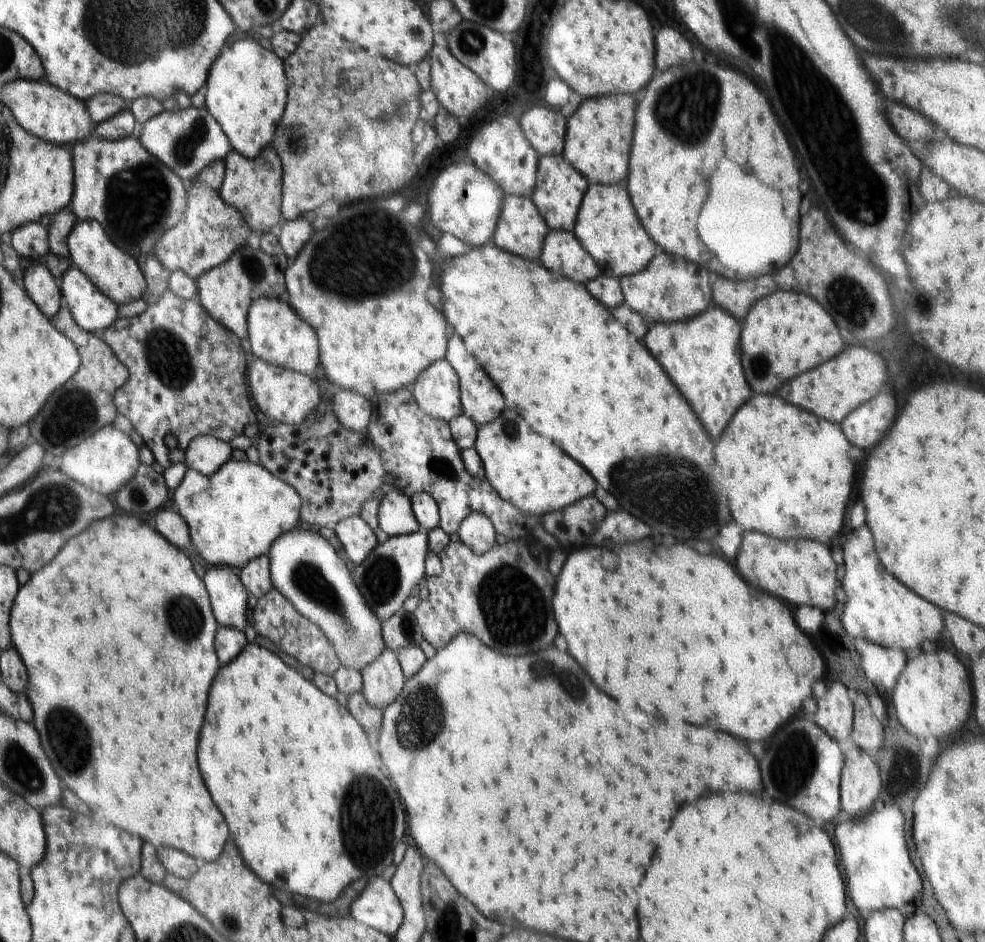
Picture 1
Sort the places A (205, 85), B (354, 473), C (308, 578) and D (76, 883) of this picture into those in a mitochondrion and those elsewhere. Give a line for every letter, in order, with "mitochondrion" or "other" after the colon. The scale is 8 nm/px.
A: other
B: other
C: mitochondrion
D: other

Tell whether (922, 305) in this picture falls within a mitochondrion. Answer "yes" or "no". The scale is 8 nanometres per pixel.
yes

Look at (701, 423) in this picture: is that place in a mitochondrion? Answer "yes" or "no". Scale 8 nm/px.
no

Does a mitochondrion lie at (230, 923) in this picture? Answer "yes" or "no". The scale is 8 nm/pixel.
yes

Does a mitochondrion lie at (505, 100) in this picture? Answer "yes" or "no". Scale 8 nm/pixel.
no

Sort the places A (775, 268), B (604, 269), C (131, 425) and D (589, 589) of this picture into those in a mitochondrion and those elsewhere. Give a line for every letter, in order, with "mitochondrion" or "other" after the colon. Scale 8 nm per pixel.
A: other
B: other
C: other
D: other

